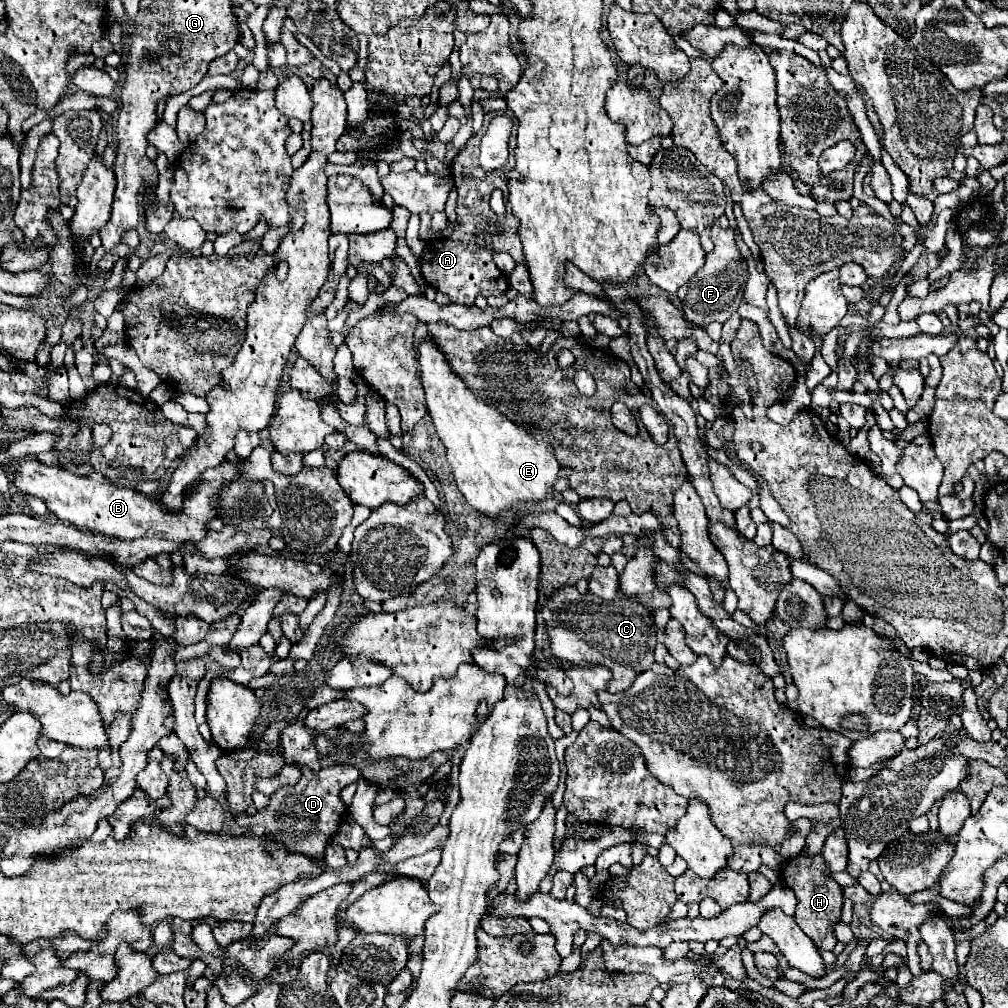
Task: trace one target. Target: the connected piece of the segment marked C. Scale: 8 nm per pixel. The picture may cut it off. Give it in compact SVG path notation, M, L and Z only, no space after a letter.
M566 586L542 602L542 616L550 632L552 652L578 666L600 664L612 670L614 680L608 686L610 694L618 694L630 688L630 682L654 664L656 648L656 624L648 610L628 598L616 598L606 602L594 594L578 594L574 586Z

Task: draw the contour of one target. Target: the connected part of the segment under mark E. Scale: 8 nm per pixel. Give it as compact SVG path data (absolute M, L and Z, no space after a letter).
M430 334L418 344L418 354L426 410L436 426L438 438L446 446L446 458L456 486L472 508L496 518L500 510L544 500L560 472L550 440L534 436L526 428L514 424L514 420L498 410L498 406L476 396L454 368L450 368L446 356Z

